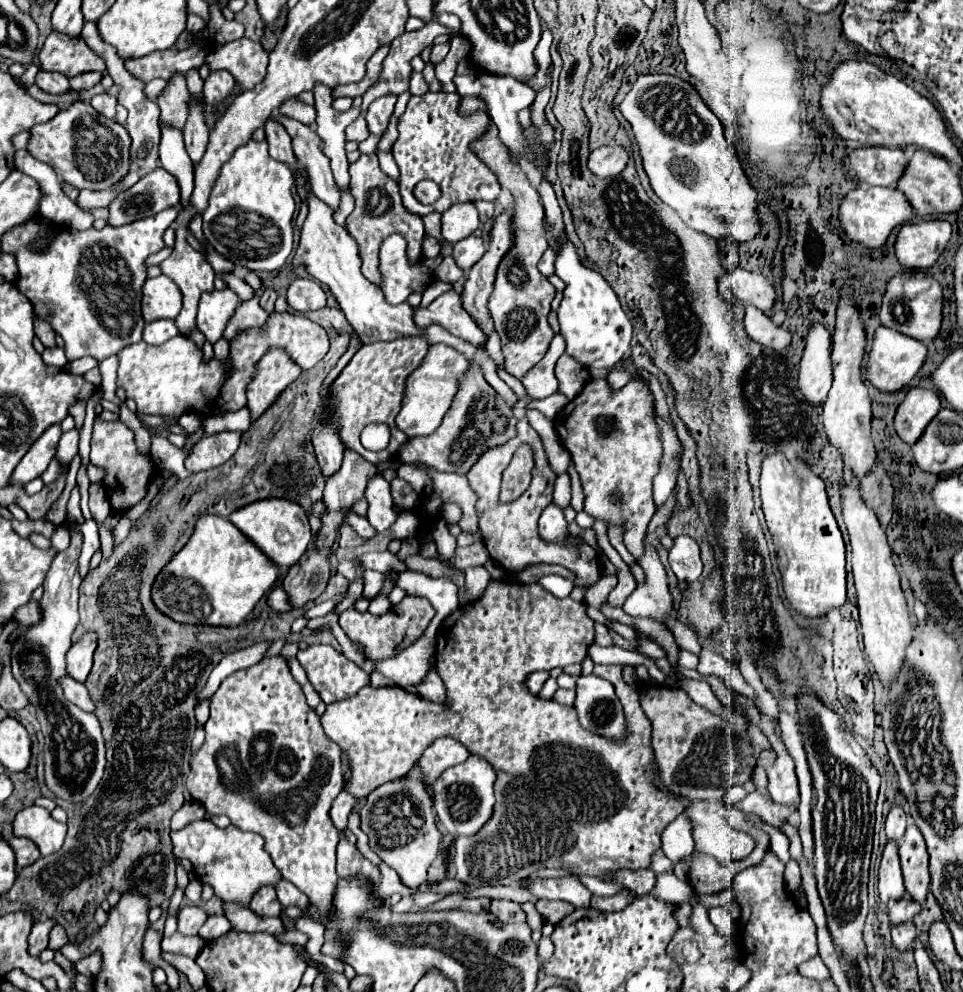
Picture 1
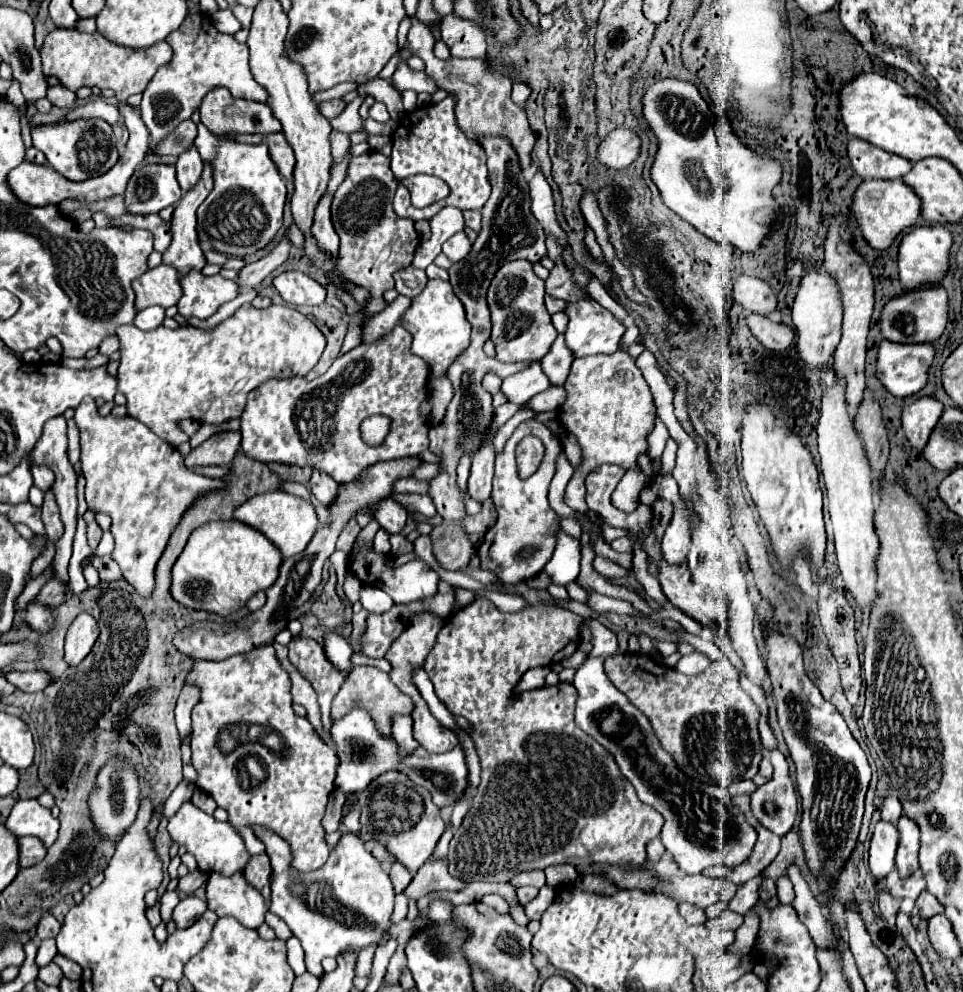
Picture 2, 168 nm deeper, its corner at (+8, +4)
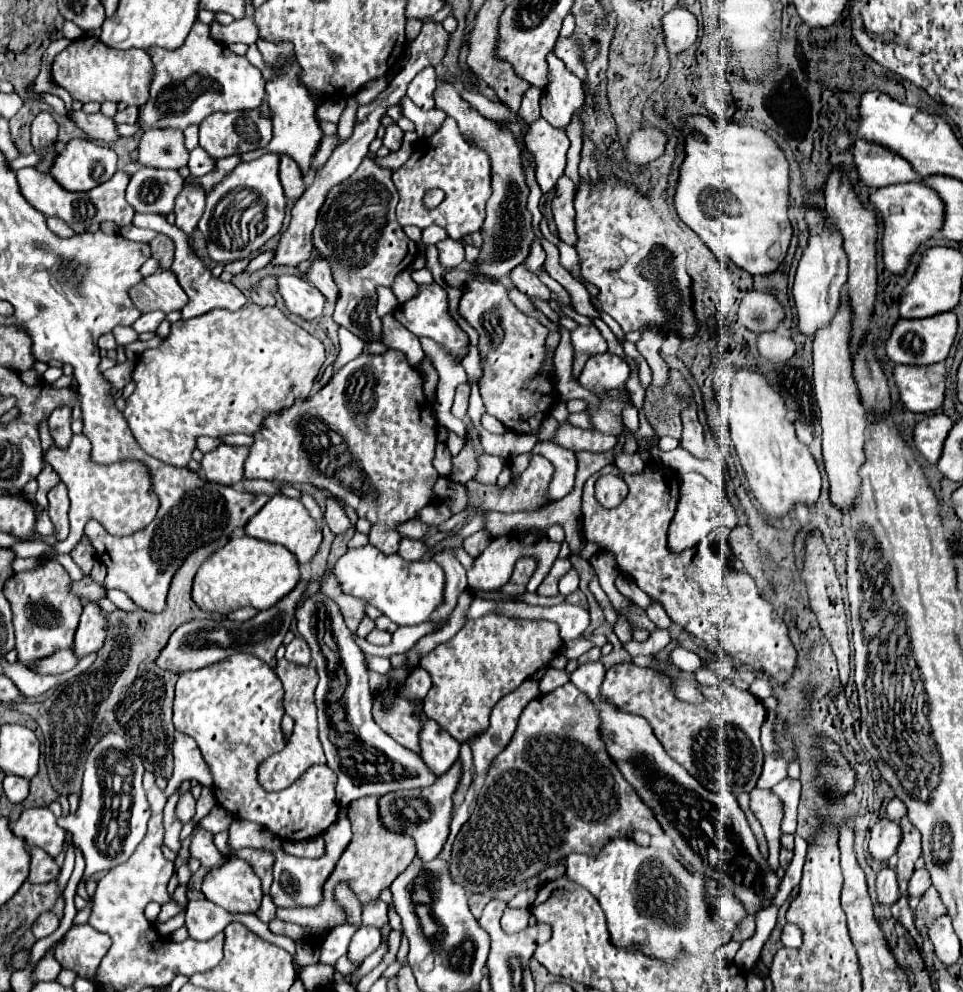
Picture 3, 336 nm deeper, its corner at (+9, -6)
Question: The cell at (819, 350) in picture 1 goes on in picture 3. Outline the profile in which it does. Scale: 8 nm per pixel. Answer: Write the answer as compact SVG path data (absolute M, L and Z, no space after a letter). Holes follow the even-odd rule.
M807 207L807 223L809 223L809 245L801 255L795 283L793 283L793 299L797 309L797 331L809 339L815 339L815 333L827 327L841 307L843 287L847 283L847 257L841 247L839 233L827 229L825 217L813 207Z

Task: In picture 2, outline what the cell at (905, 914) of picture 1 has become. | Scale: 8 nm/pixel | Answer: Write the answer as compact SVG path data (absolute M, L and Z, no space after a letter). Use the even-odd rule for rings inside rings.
M918 873L918 875L910 875L908 879L900 879L892 889L890 893L896 895L896 897L903 899L910 899L916 901L916 897L926 889L926 883L924 883L924 875Z

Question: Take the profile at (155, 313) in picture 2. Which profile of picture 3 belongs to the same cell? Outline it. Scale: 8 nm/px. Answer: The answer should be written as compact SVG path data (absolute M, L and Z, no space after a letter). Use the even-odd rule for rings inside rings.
M151 311L151 313L141 315L141 317L133 323L133 329L135 329L137 333L155 331L163 319L165 319L165 313L161 313L161 311Z

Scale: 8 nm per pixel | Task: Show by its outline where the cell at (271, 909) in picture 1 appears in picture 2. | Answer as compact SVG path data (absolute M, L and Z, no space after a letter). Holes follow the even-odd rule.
M266 853L262 855L254 855L250 861L248 861L248 867L244 869L244 875L248 879L248 883L252 887L256 887L266 901L270 901L270 859Z

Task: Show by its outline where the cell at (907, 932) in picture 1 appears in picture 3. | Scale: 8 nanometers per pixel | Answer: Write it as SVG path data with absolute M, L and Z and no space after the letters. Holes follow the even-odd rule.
M883 867L877 873L877 901L879 905L891 907L897 903L899 899L899 887L897 887L897 879L895 879L895 871L889 867Z

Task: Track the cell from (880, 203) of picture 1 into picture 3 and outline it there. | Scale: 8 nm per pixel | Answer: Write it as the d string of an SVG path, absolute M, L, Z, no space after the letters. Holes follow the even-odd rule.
M919 181L875 189L869 195L869 201L883 217L883 263L891 273L903 273L915 249L929 237L939 233L939 225L943 223L943 203L939 201L939 197L935 197L933 189L919 185Z

